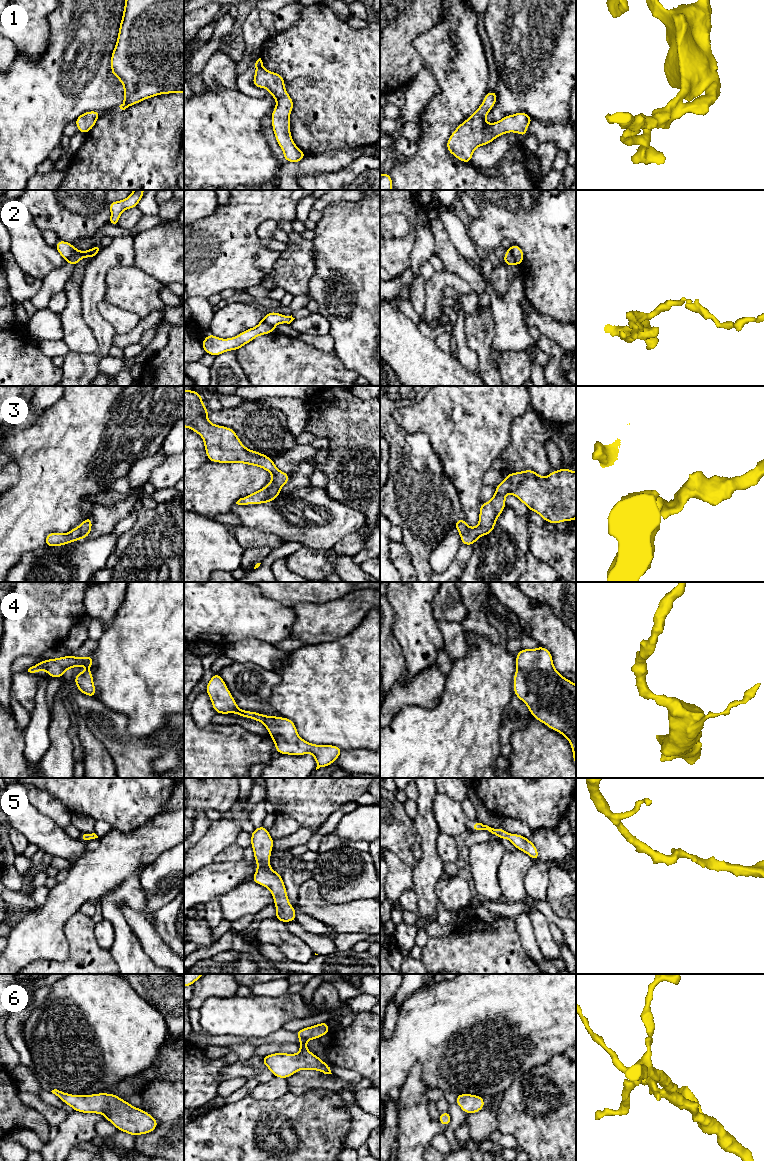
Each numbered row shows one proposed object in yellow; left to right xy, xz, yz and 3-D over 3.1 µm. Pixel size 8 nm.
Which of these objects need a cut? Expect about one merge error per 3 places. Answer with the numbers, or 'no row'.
2

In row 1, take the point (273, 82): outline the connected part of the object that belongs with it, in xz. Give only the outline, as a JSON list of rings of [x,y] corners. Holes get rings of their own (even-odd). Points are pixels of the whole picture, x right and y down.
[[[261,58],[255,63],[256,72],[252,81],[255,87],[266,88],[276,99],[276,107],[272,112],[271,121],[275,138],[281,147],[286,162],[300,162],[307,154],[300,150],[294,143],[290,132],[290,113],[294,102],[285,90],[283,77],[267,71]]]

